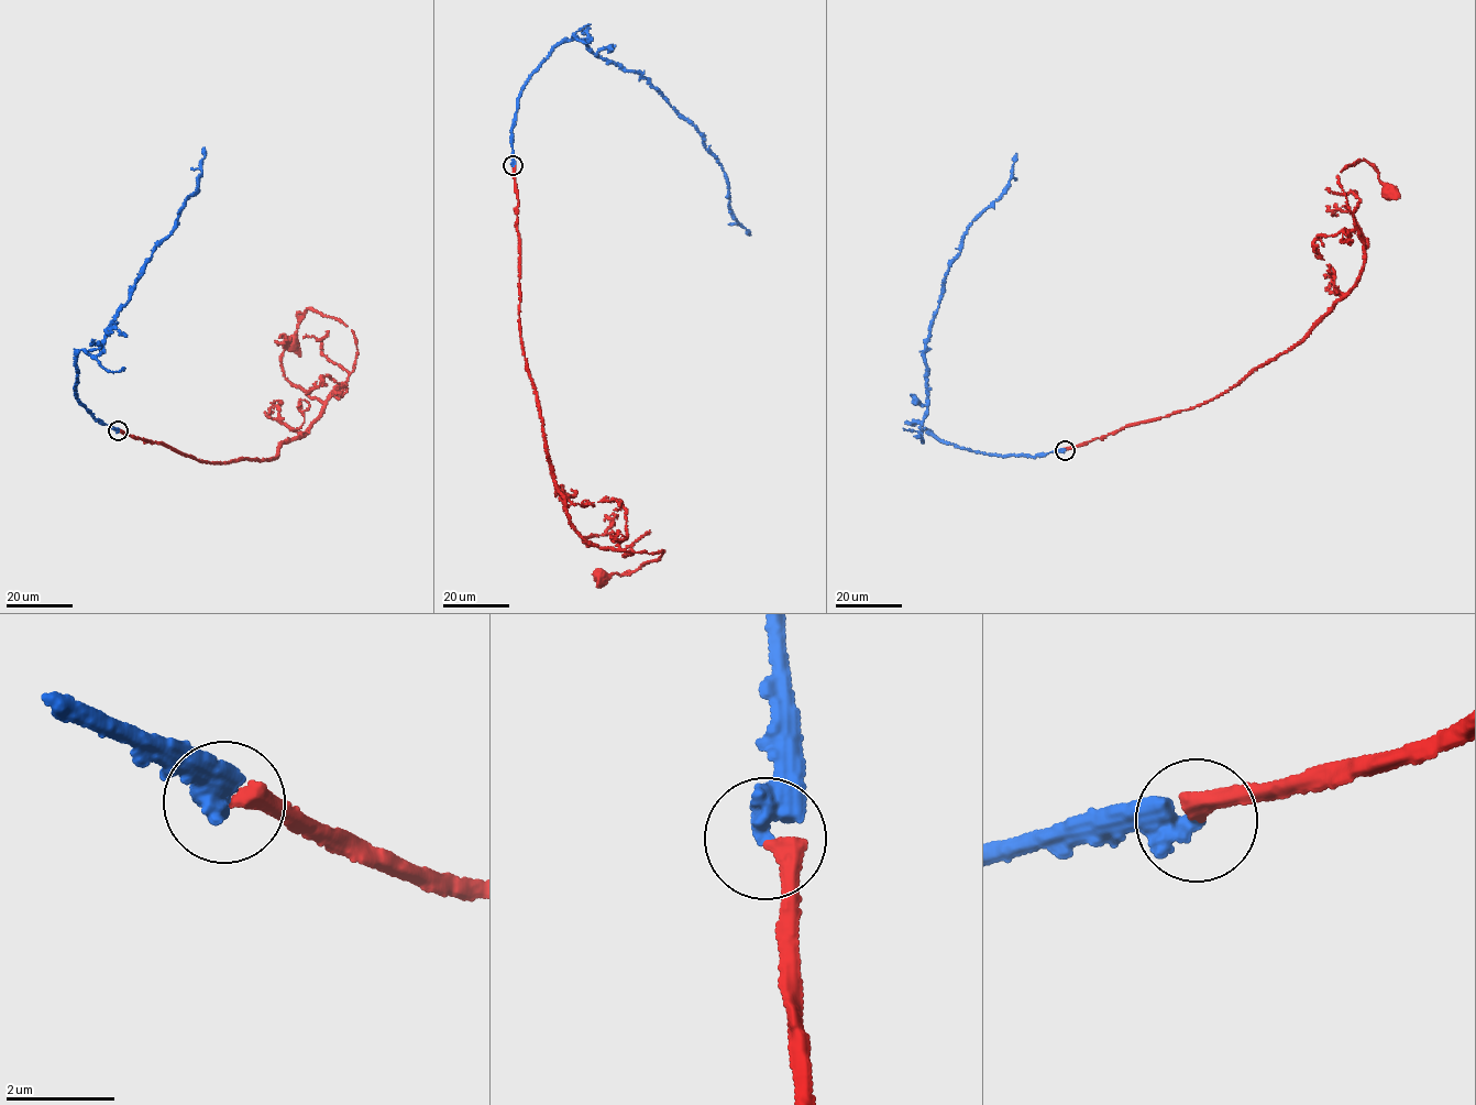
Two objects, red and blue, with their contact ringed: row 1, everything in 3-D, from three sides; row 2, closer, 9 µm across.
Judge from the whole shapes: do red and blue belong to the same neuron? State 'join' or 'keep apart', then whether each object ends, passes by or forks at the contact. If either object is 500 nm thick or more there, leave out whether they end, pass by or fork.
join

